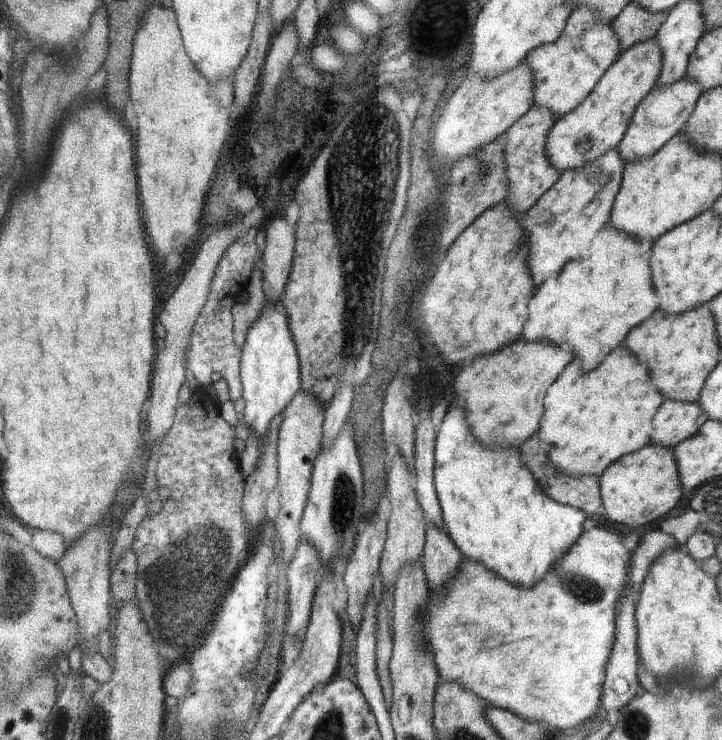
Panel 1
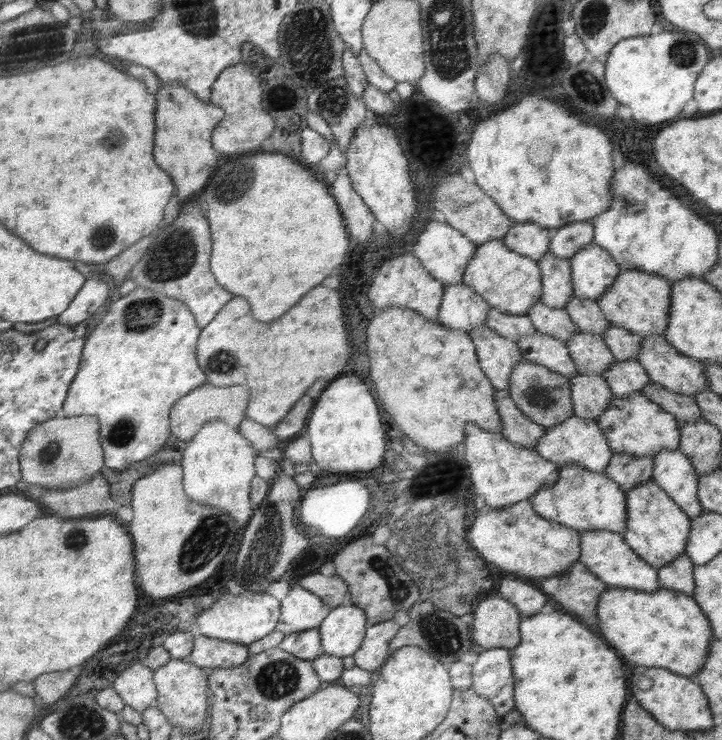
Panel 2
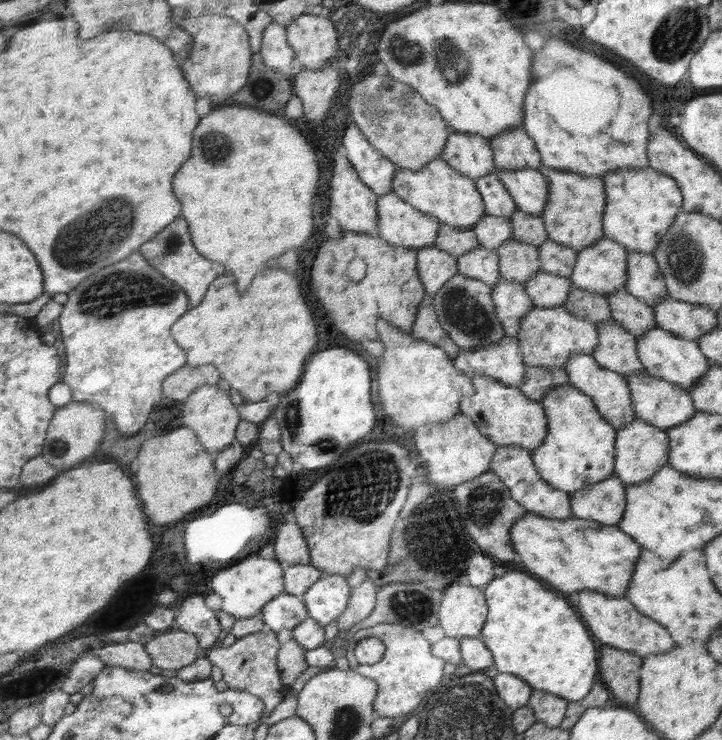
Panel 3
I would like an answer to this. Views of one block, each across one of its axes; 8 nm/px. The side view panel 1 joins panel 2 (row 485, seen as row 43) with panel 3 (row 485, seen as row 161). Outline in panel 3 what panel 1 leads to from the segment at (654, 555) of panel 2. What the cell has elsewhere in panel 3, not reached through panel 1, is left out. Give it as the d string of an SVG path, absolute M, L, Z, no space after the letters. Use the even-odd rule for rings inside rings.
M570 384L548 388L540 400L547 411L548 435L539 448L532 450L539 476L552 489L580 493L606 481L615 472L616 428L603 419L595 401Z

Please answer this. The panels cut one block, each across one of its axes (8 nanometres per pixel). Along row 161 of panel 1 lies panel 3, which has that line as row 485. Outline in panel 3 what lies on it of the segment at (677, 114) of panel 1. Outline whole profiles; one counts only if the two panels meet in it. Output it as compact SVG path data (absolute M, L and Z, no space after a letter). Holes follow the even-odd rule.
M638 417L628 426L616 429L614 473L625 488L650 480L662 466L669 464L668 454L670 454L670 443L666 431Z

